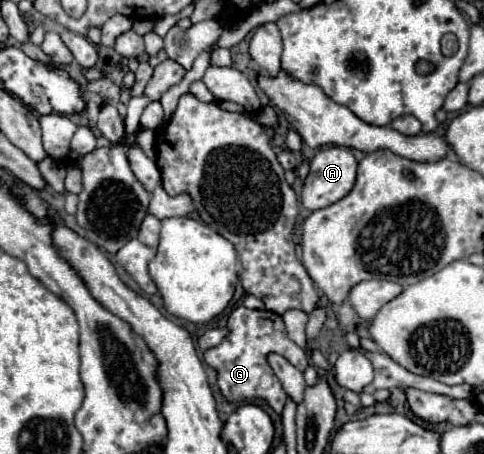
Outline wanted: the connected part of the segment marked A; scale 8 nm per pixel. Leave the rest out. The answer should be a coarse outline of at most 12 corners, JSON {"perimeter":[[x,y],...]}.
{"perimeter":[[334,145],[311,159],[301,193],[309,211],[353,189],[357,159]]}

